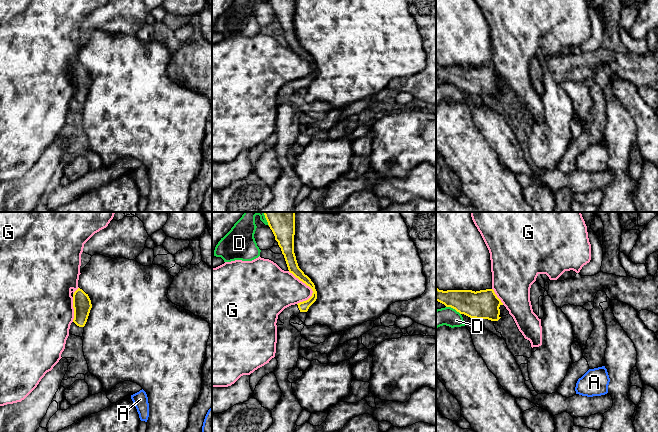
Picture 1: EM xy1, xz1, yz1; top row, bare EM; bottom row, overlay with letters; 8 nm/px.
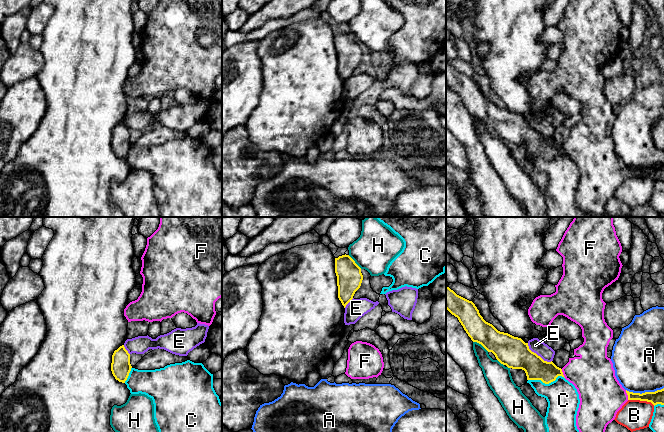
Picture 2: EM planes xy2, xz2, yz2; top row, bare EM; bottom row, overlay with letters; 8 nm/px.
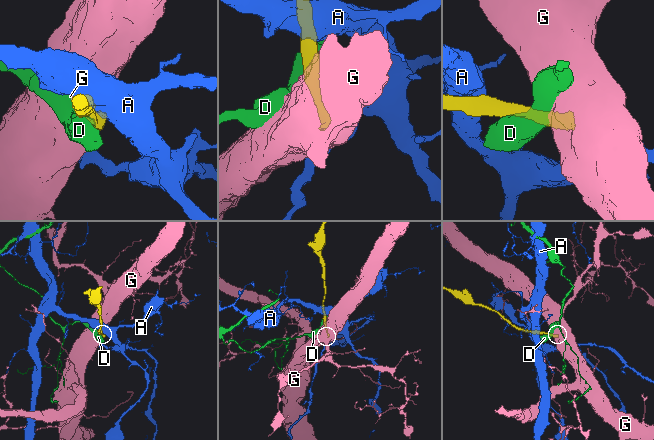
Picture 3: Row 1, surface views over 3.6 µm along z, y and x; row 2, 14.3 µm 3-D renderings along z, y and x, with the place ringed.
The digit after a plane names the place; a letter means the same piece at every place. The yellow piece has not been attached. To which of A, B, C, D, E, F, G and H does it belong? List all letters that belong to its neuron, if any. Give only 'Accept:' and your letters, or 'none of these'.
Accept: none of these

